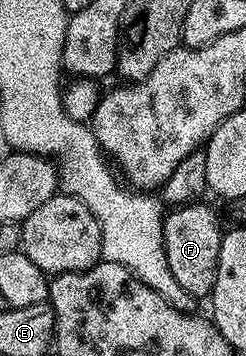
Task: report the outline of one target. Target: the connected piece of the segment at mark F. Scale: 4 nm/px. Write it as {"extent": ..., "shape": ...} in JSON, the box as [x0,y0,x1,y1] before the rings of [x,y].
{"extent":[162,200,223,298],"shape":[[[194,200],[189,204],[179,205],[167,213],[162,223],[163,240],[165,242],[167,264],[176,283],[180,284],[183,295],[202,298],[211,293],[218,271],[220,248],[222,247],[223,229],[214,223],[214,214],[201,201]]]}

